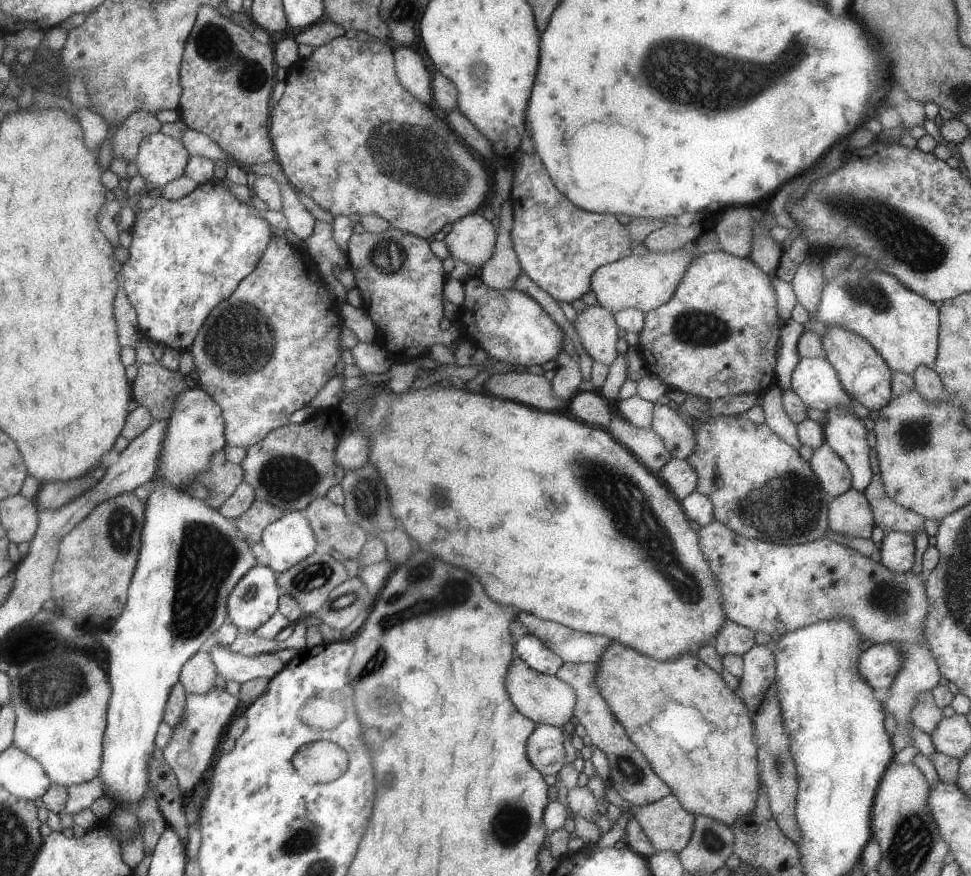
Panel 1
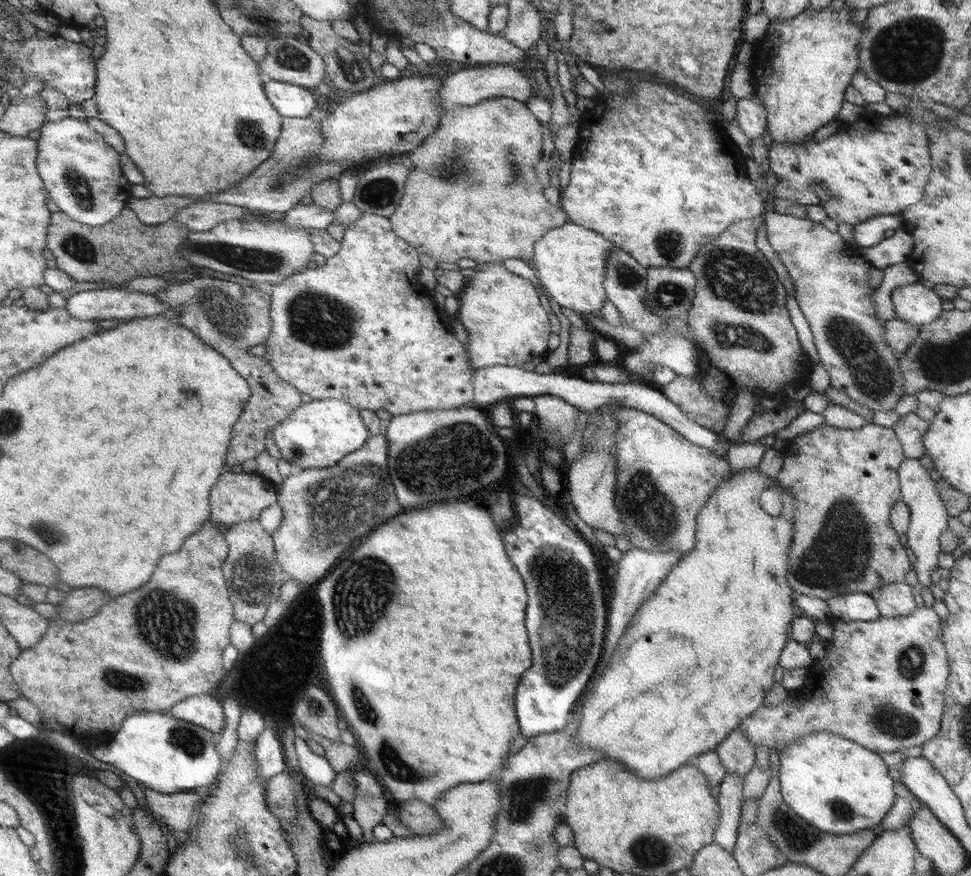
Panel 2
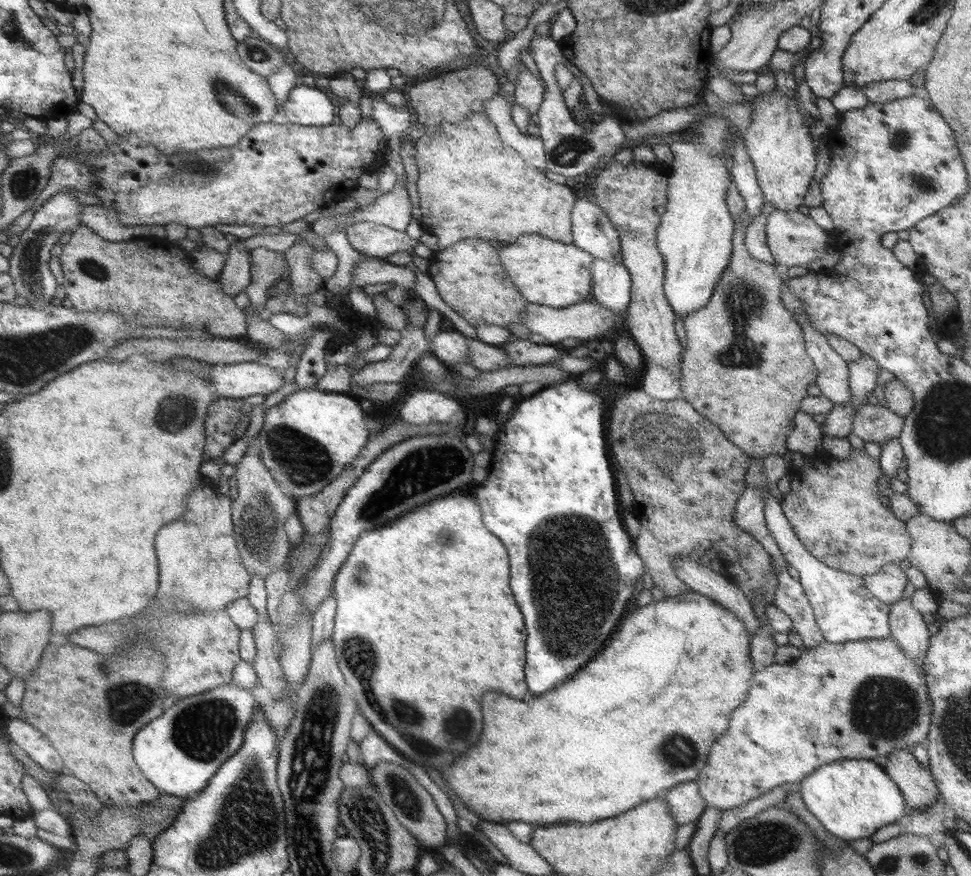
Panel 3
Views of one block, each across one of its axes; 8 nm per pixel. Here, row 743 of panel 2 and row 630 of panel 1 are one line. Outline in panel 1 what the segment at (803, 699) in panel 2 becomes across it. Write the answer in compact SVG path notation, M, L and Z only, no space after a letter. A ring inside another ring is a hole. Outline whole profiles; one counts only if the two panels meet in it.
M715 520L700 527L699 546L709 562L715 586L719 587L722 594L723 616L739 626L749 628L754 633L765 632L770 637L781 637L789 630L803 628L819 620L839 620L847 616L862 642L871 642L874 645L885 642L893 646L897 642L903 660L899 664L895 682L891 682L891 686L882 693L883 710L887 710L887 714L895 720L895 729L891 733L891 744L895 752L911 745L915 730L909 730L909 724L912 724L909 714L915 705L915 698L925 690L930 691L941 678L938 663L931 658L924 636L921 635L929 606L924 586L925 574L915 574L913 569L903 574L891 572L880 562L873 562L859 552L832 542L825 536L800 545L776 545L739 536L728 526Z

